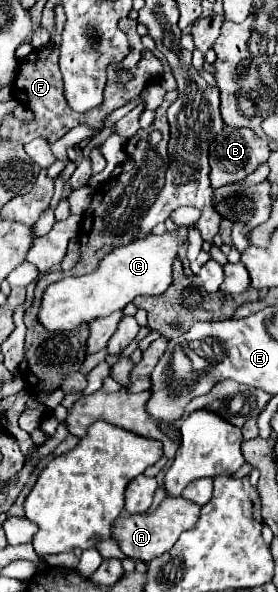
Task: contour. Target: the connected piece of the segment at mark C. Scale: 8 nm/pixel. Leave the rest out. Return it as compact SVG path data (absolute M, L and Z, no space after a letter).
M179 227L163 235L145 235L133 239L129 245L113 249L103 257L99 267L91 275L83 277L65 277L57 283L51 283L45 289L39 321L49 331L71 331L81 323L89 323L95 317L111 315L117 309L123 309L137 295L159 295L171 285L171 265L179 255L181 247L189 247L187 239L181 239Z

